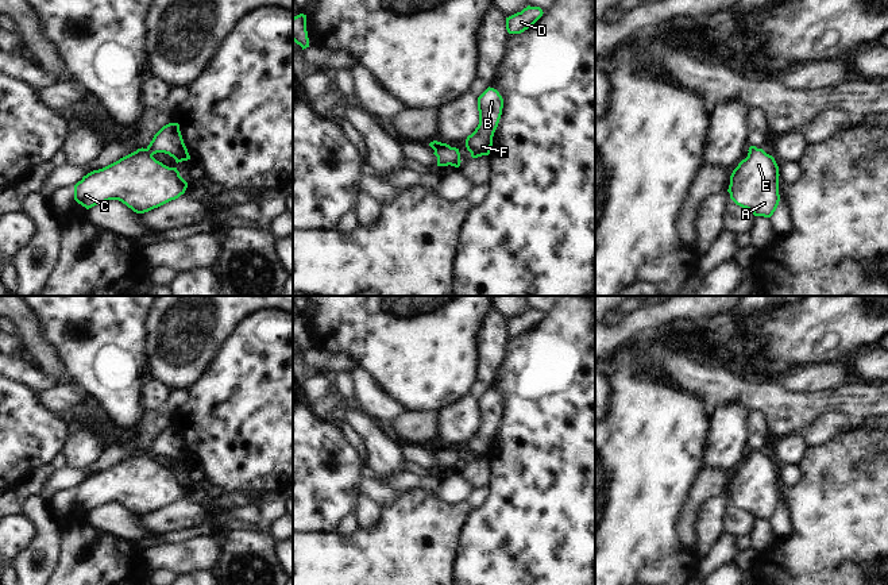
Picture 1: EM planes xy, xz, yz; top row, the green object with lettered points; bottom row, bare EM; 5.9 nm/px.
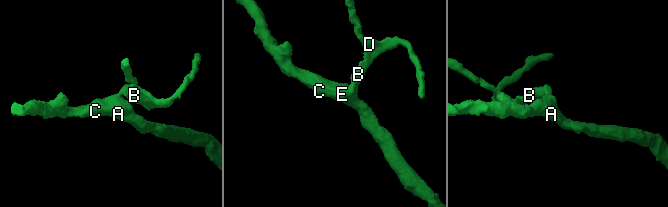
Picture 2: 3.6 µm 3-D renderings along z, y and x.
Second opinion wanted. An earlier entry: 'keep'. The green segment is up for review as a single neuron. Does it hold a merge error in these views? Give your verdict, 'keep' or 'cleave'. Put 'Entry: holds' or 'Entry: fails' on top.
Entry: holds
keep

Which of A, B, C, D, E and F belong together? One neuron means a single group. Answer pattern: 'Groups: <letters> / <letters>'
Groups: A B C D E F.

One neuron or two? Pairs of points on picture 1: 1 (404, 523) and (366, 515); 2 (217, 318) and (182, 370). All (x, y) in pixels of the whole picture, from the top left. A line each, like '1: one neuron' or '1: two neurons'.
1: two neurons
2: one neuron

